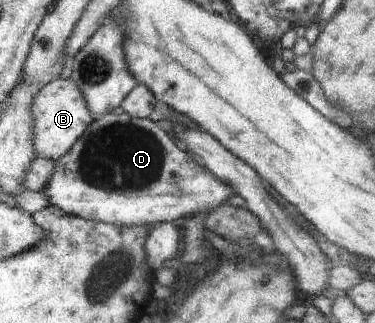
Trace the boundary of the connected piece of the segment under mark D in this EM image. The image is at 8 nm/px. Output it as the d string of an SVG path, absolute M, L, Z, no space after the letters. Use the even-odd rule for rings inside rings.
M110 112L97 120L74 148L57 161L57 171L48 188L51 204L64 212L97 223L123 224L124 227L156 226L200 215L202 211L210 212L228 202L234 194L233 187L222 182L208 166L187 154L164 125L126 112L121 115Z

